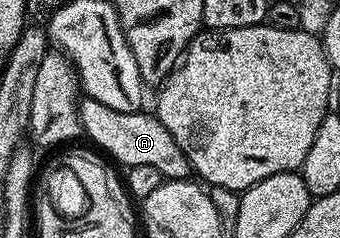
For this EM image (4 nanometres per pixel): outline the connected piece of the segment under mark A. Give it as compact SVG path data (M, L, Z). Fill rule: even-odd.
M90 98L80 99L78 103L82 131L96 144L92 145L106 153L112 161L120 160L127 168L154 166L155 169L161 170L164 178L169 180L185 180L192 175L193 169L191 163L187 161L187 155L183 153L181 146L177 146L173 134L165 130L158 115L146 116L146 111L143 110L138 112L113 110Z

